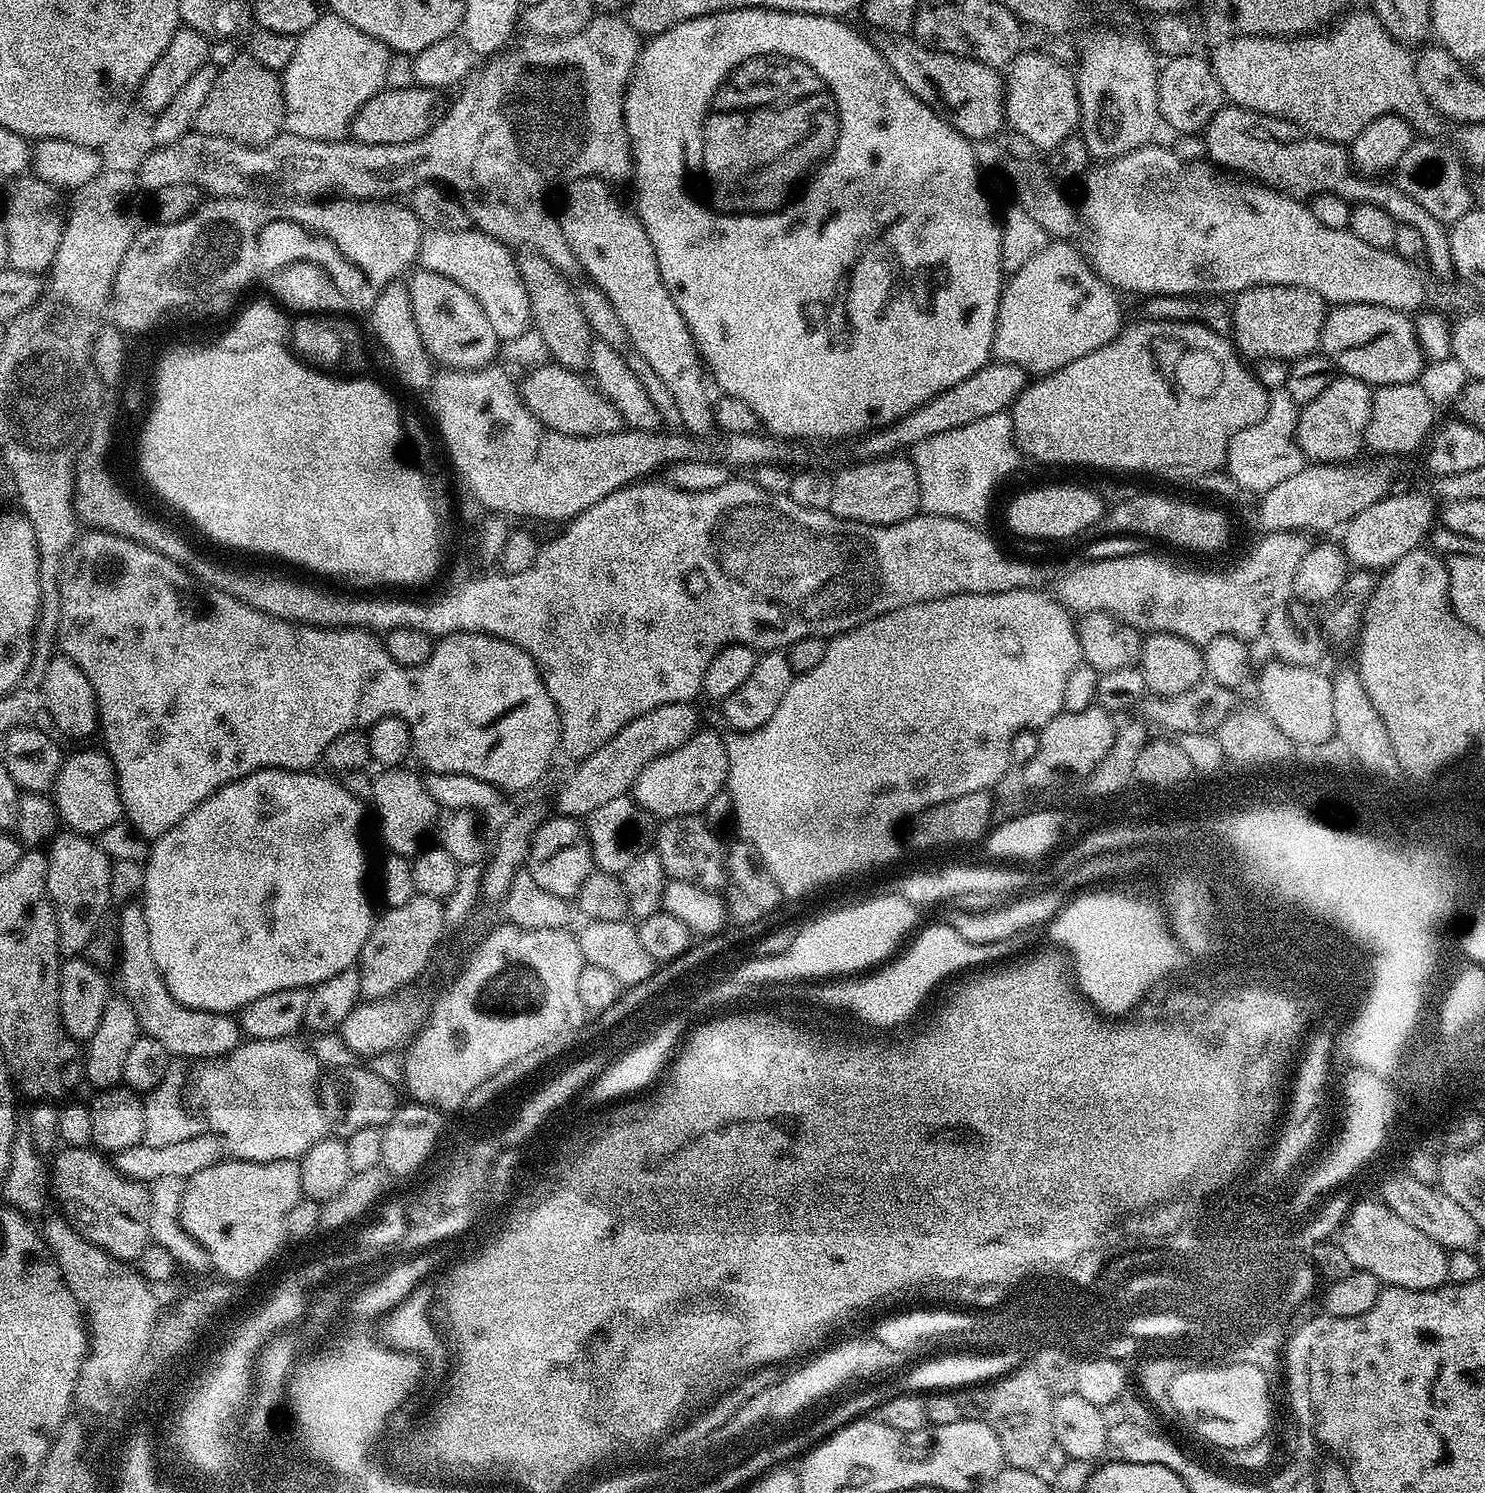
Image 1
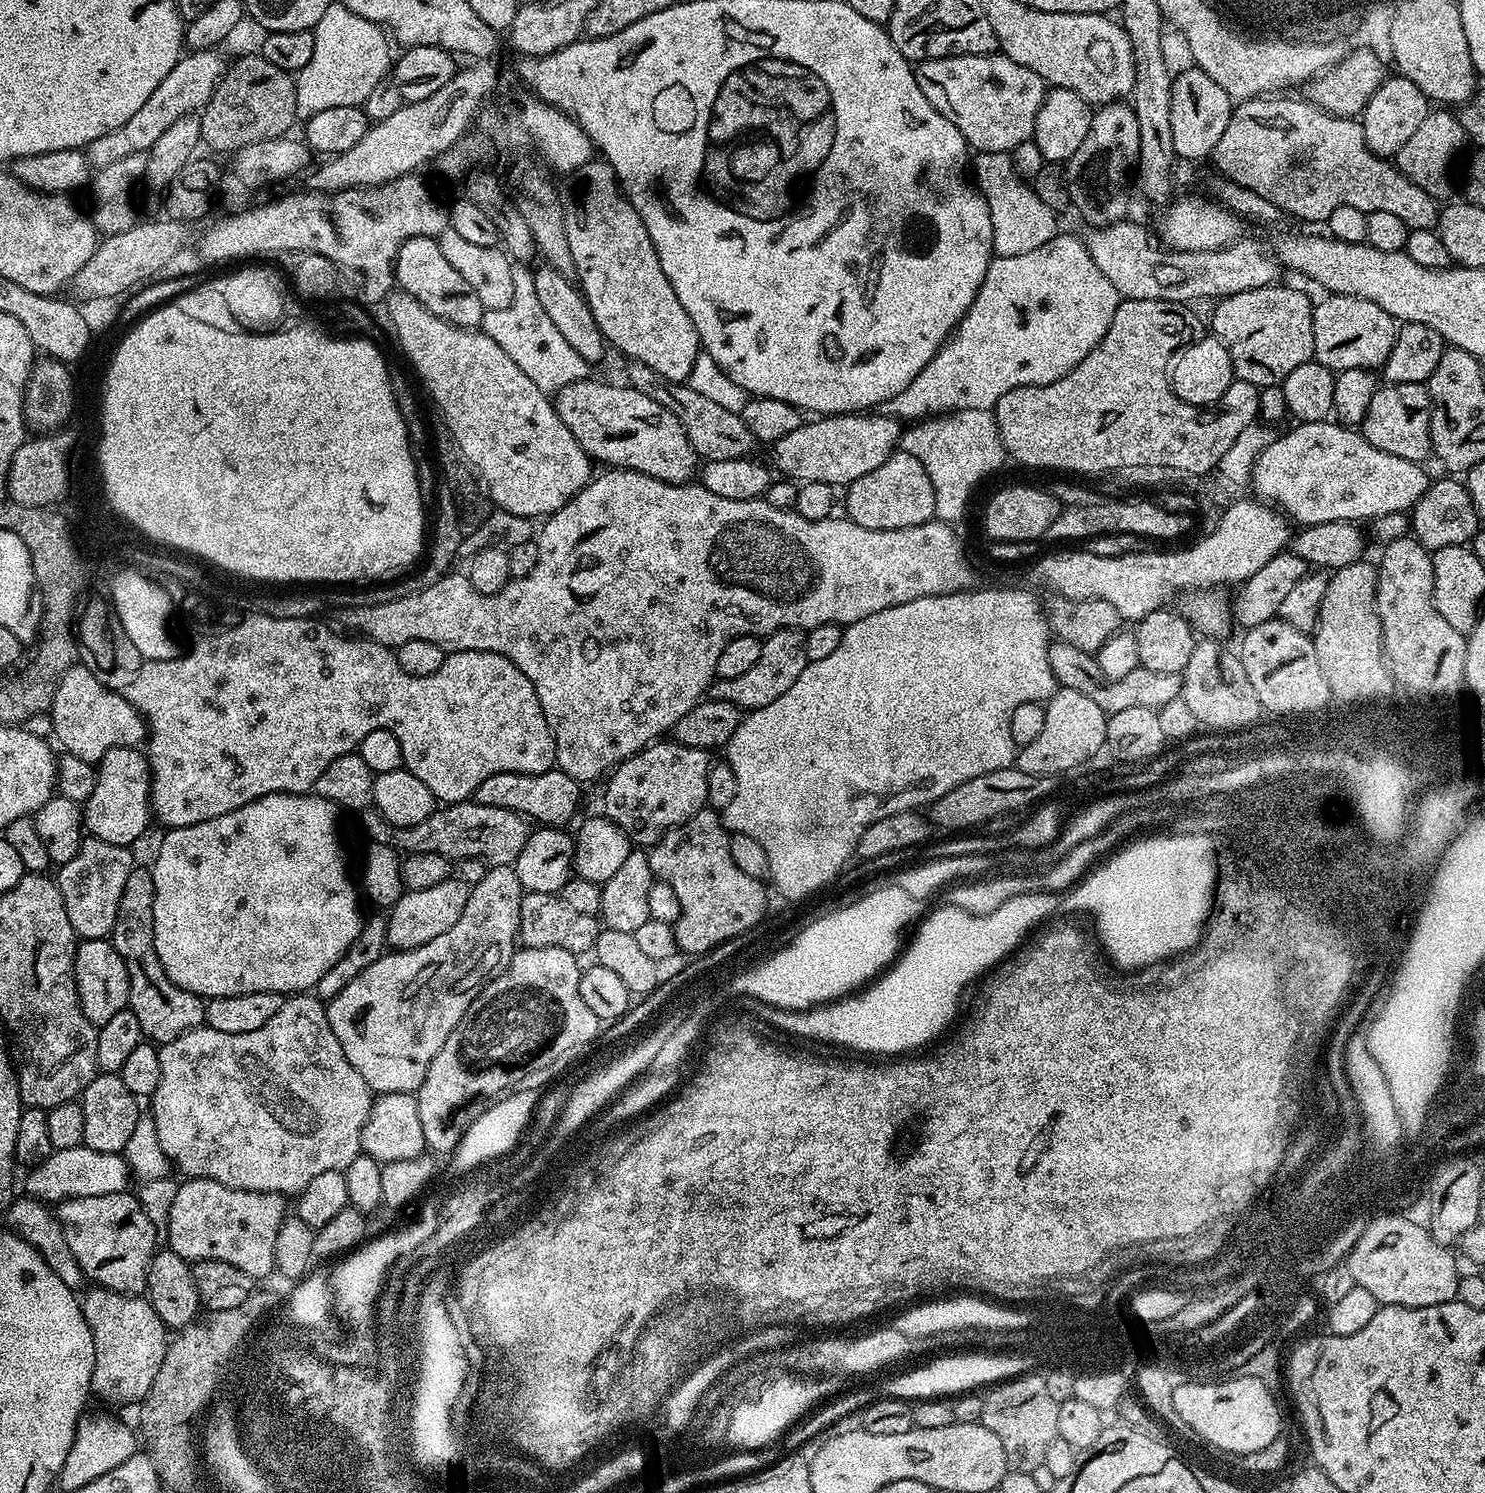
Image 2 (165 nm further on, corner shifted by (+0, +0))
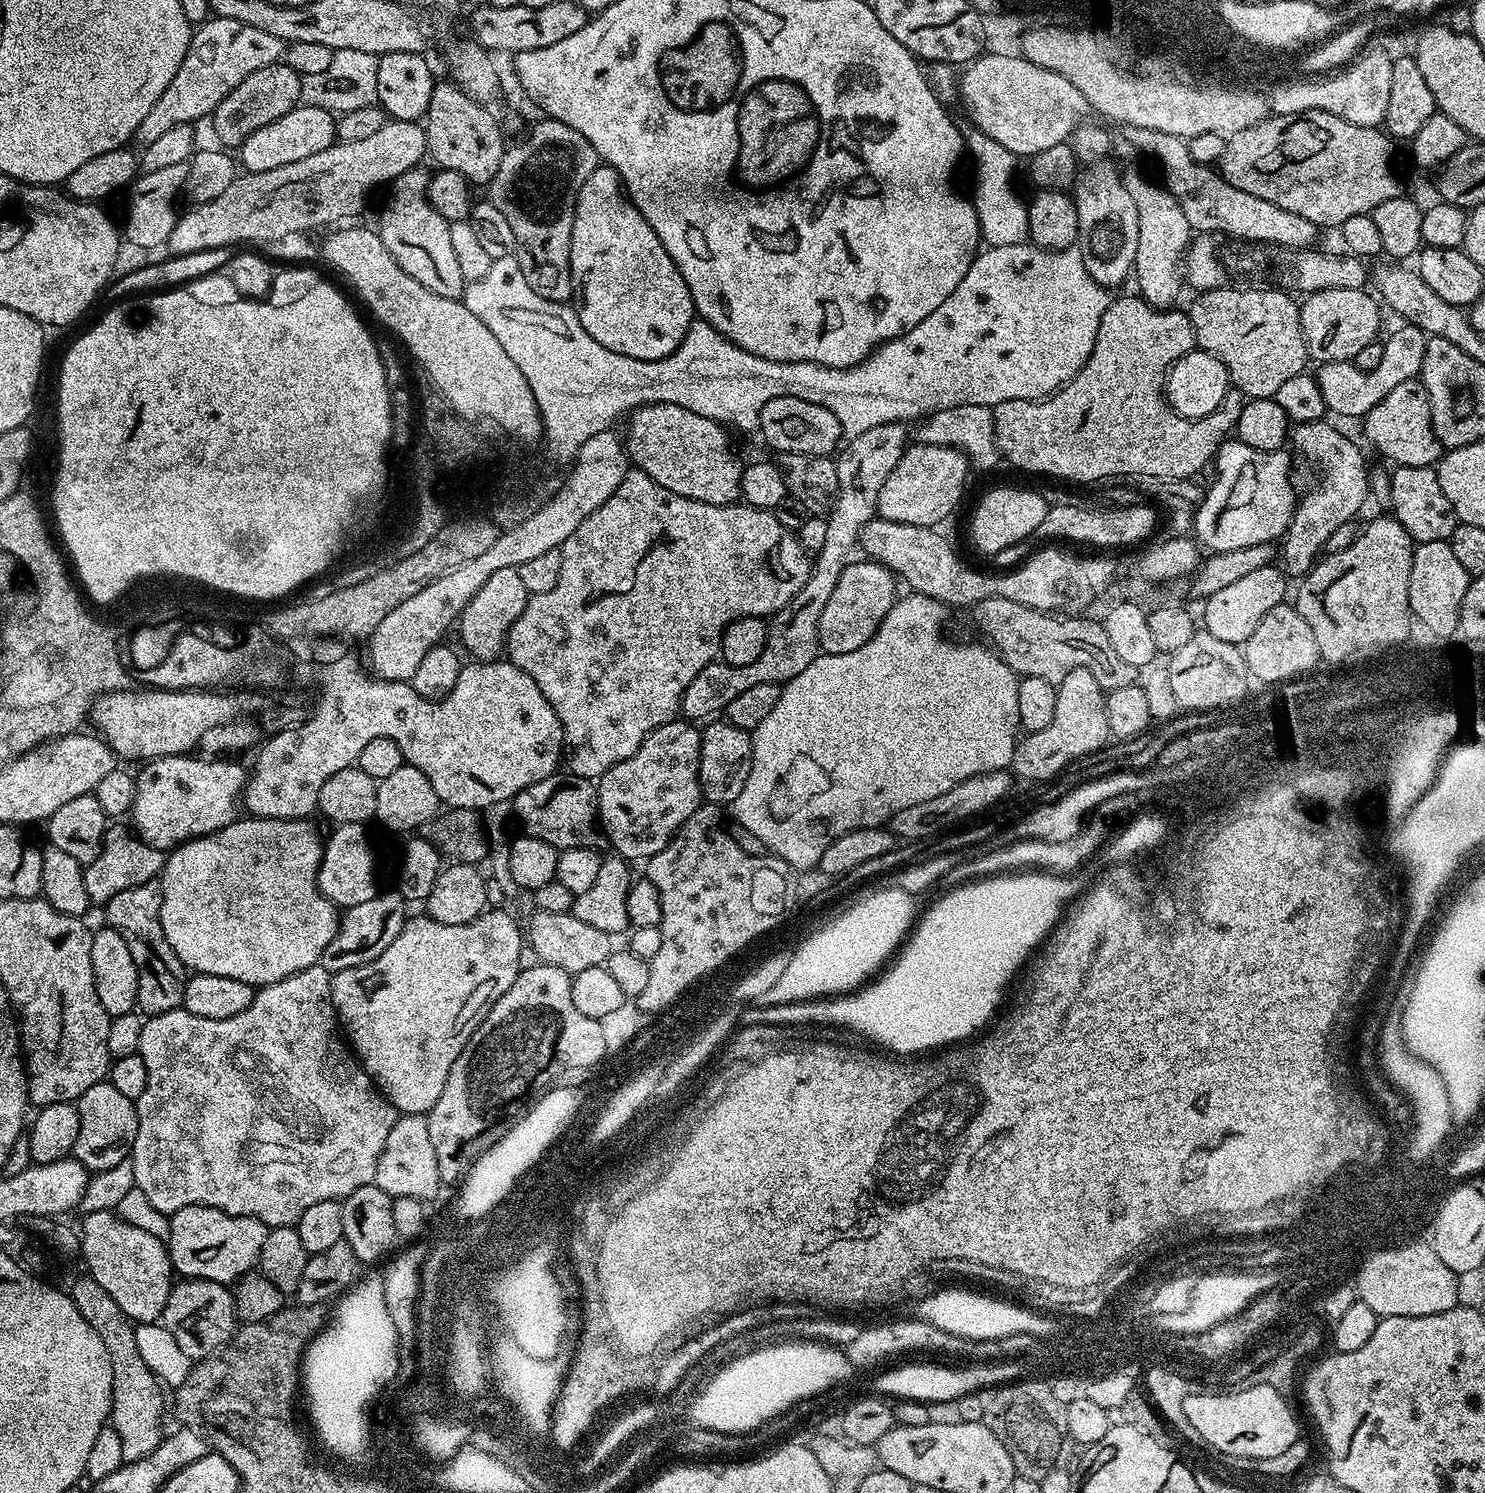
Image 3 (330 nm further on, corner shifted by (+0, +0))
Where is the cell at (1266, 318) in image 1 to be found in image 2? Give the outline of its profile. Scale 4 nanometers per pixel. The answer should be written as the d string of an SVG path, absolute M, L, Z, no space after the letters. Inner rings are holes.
M1280 282L1264 288L1244 290L1241 293L1217 299L1212 312L1211 335L1225 346L1232 359L1236 380L1250 382L1255 388L1275 388L1283 385L1284 377L1314 357L1314 300L1300 288L1283 288Z

